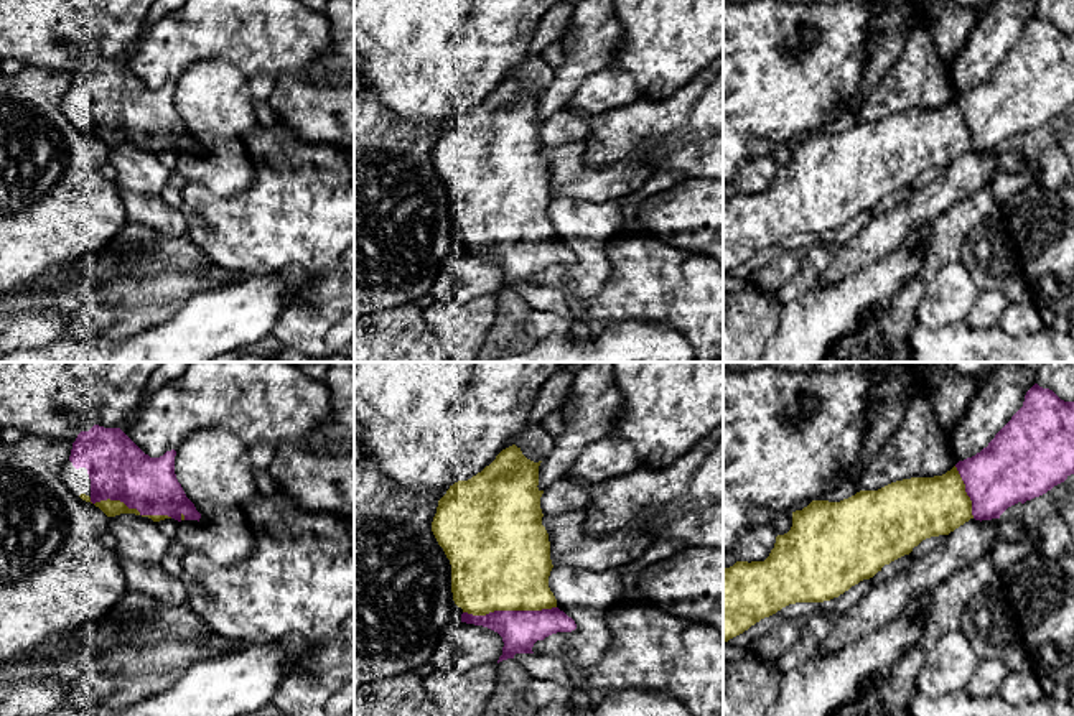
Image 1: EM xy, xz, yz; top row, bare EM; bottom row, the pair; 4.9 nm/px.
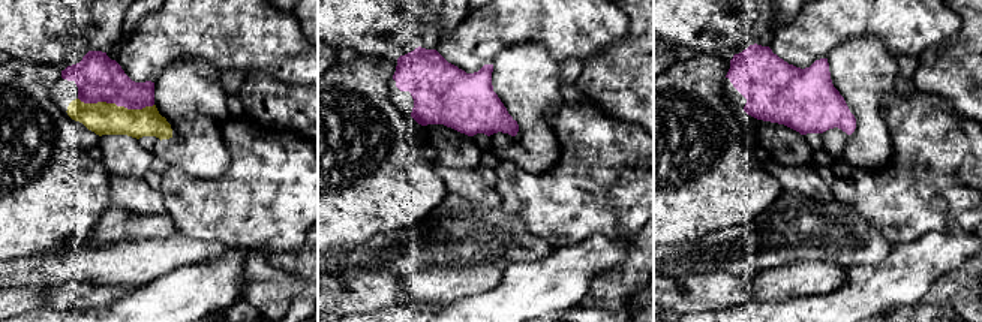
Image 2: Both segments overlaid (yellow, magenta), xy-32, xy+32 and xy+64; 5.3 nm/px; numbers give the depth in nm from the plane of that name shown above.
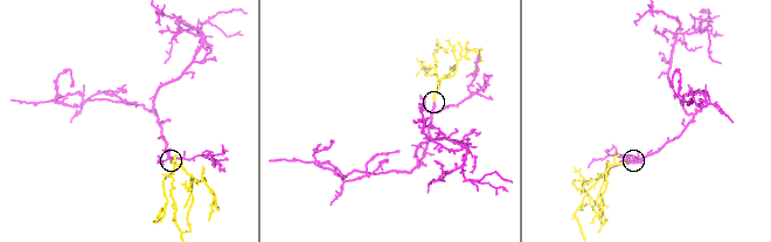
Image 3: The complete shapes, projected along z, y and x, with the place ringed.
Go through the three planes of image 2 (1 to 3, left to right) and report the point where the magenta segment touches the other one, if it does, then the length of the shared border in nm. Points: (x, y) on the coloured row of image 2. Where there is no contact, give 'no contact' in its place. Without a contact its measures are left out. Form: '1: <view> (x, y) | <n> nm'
1: xy-32 (114, 104) | 400 nm
2: no contact
3: no contact

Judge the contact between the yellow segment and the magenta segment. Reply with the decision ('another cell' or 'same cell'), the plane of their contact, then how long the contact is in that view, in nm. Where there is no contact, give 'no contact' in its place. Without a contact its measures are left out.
same cell; meets yellow in xz; contact 460 nm long

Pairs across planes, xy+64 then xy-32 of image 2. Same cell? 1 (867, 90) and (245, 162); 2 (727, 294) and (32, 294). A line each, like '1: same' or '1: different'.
1: different
2: same

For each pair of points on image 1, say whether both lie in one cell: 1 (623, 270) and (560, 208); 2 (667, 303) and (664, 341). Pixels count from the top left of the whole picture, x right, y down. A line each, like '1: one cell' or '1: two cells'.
1: two cells
2: two cells

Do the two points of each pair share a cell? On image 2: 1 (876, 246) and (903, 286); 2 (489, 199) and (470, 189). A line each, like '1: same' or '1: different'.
1: different
2: same

